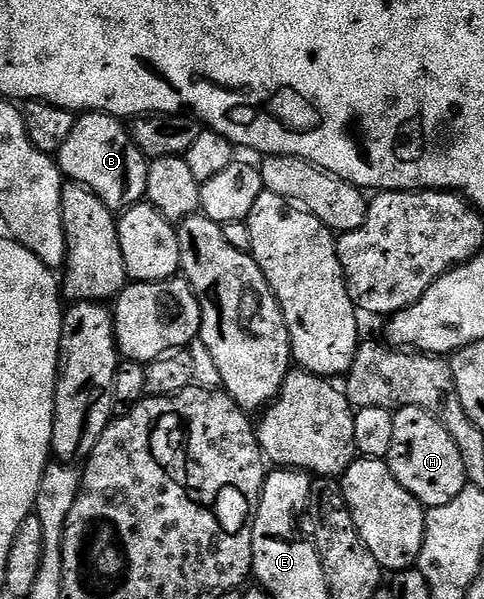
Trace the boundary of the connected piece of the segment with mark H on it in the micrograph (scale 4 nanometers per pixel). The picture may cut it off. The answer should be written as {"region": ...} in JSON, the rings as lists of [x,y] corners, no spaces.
{"region":[[[398,407],[393,411],[393,420],[395,438],[391,440],[387,462],[395,481],[399,481],[399,485],[403,485],[403,489],[414,495],[426,509],[455,501],[467,480],[463,457],[459,457],[459,445],[455,445],[451,433],[447,433],[447,429],[443,429],[443,425],[422,407]]]}

